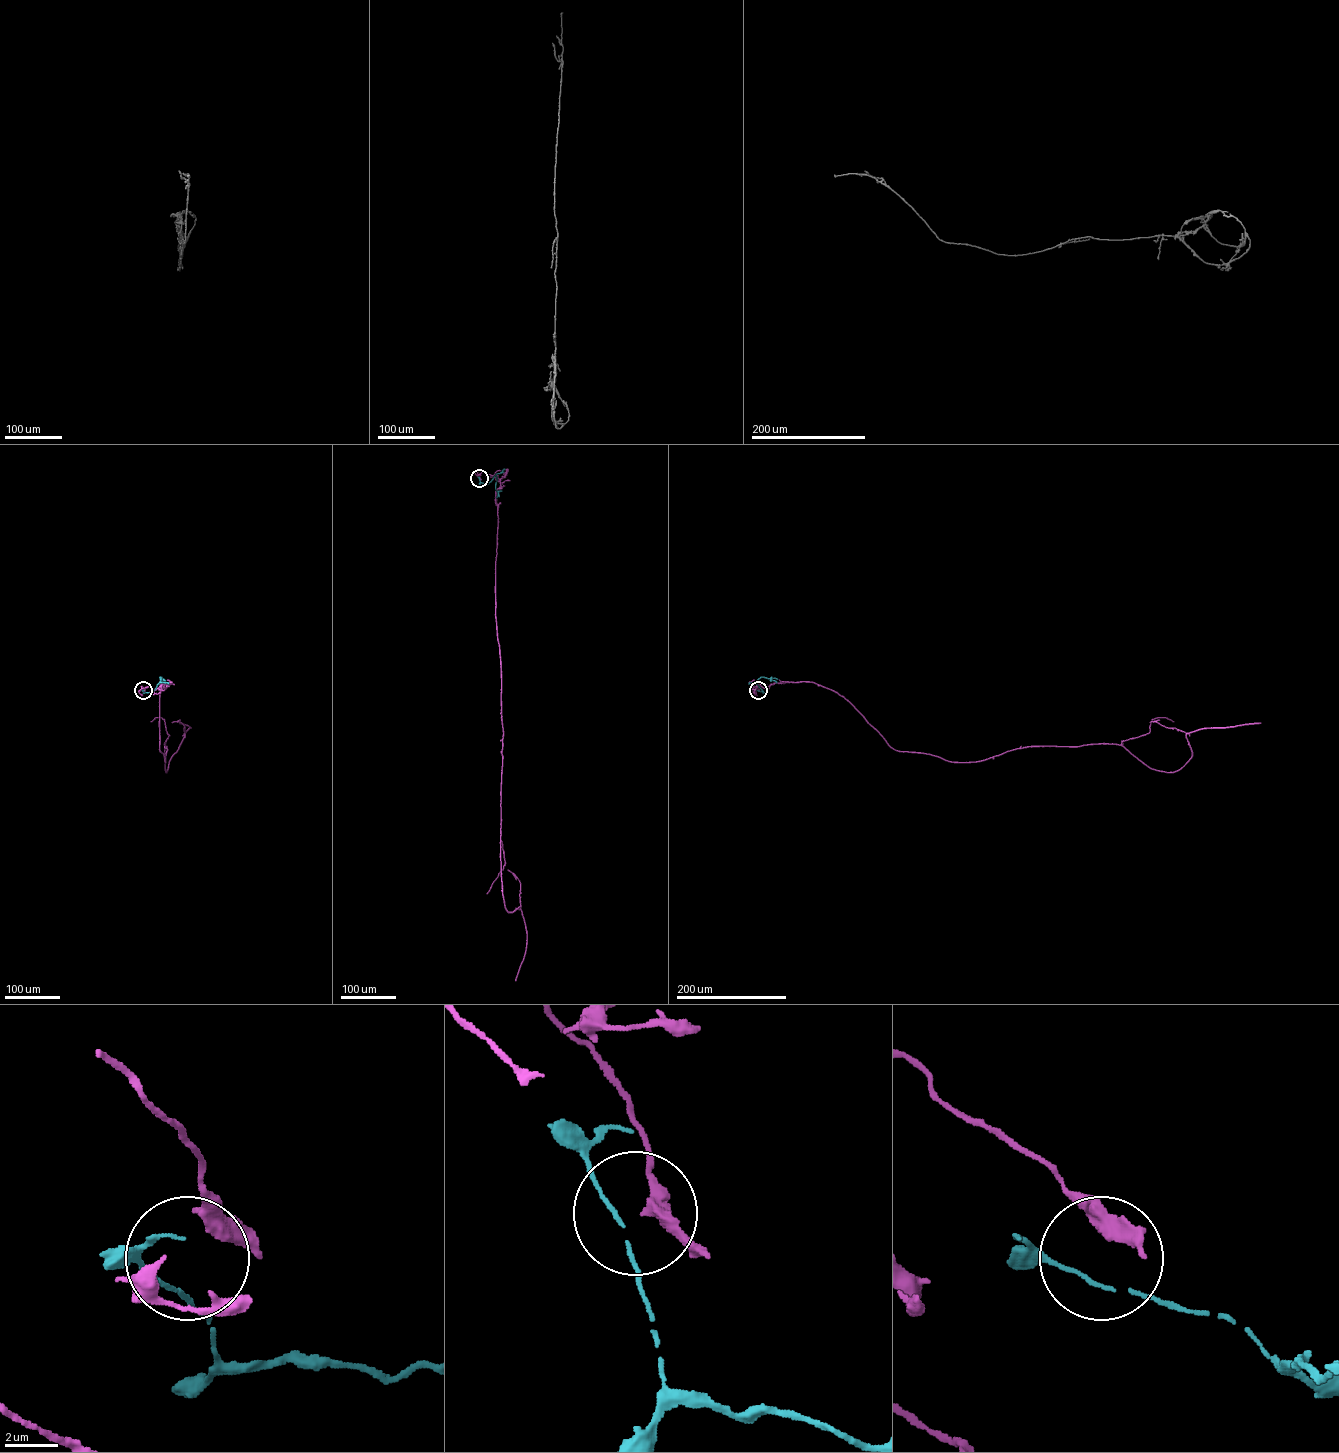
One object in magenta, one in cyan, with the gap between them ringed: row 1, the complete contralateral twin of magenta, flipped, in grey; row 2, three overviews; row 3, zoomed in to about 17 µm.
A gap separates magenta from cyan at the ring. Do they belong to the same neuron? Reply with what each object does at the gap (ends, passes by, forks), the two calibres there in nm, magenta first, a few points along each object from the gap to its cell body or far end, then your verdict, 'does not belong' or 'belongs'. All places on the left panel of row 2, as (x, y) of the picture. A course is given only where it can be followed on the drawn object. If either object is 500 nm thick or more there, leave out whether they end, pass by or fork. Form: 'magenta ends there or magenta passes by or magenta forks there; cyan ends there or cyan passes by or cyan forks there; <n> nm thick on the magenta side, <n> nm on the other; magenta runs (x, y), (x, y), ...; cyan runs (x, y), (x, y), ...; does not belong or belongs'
magenta passes by; cyan passes by; 480 nm thick on the magenta side, 140 nm on the other; magenta runs (144, 690), (165, 682), (159, 682), (159, 750), (165, 762), (165, 743), (166, 772), (191, 728), (179, 723); cyan runs (143, 691), (152, 692), (160, 677), (163, 682); belongs

